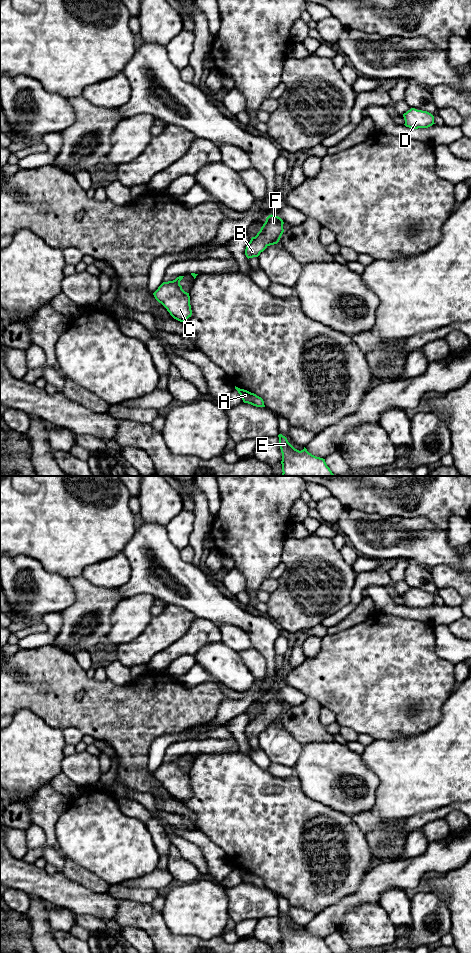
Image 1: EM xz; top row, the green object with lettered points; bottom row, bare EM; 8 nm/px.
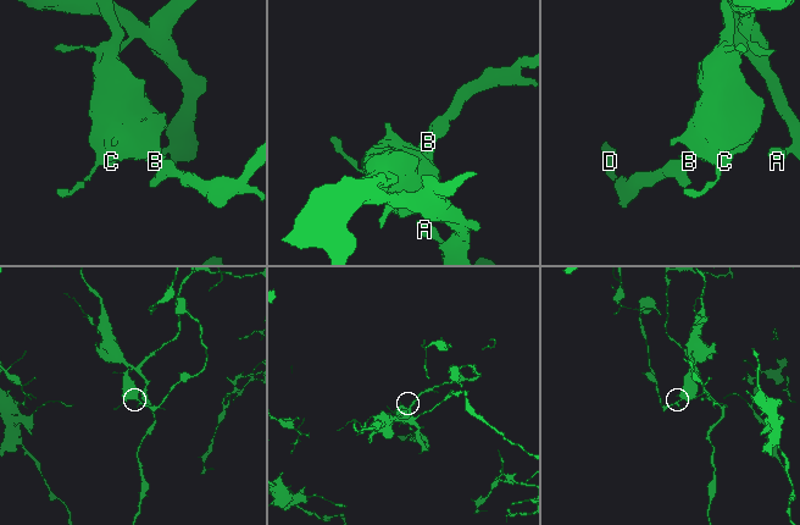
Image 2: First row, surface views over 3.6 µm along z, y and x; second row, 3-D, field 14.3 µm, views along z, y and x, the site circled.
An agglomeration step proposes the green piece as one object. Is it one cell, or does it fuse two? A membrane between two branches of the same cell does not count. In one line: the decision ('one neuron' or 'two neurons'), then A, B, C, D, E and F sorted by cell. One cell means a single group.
one neuron | A B C D E F

